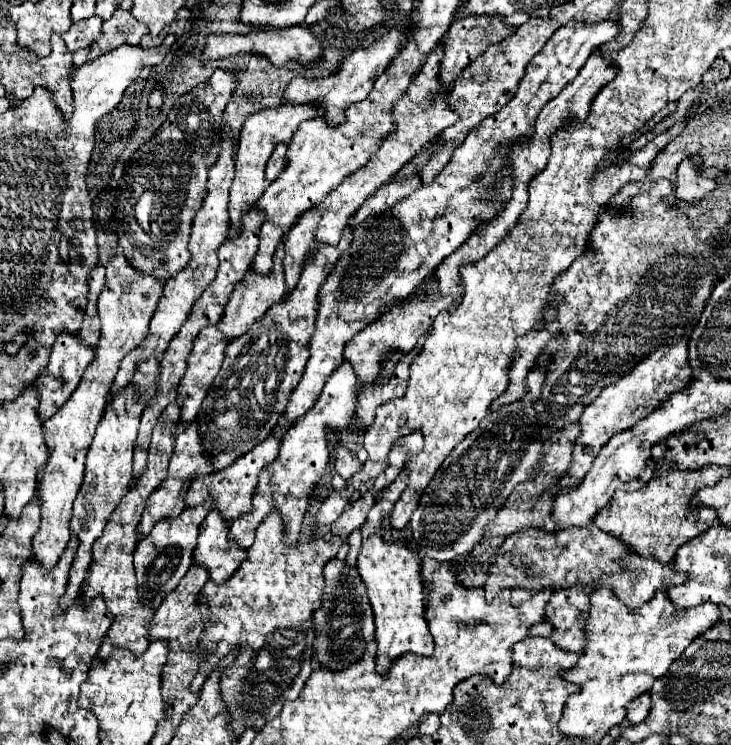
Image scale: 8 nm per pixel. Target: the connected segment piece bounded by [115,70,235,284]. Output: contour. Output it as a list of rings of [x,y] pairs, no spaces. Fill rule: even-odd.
[[[215,70],[205,82],[179,96],[167,120],[135,154],[125,162],[121,190],[115,206],[115,232],[123,256],[141,274],[155,274],[167,282],[189,262],[189,234],[193,218],[207,194],[209,168],[219,156],[219,134],[223,110],[235,90],[233,74]]]

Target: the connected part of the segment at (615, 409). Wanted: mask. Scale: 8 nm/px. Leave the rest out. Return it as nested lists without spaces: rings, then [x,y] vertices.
[[[685,334],[681,338],[681,342],[653,350],[629,374],[625,374],[617,382],[605,386],[601,390],[601,394],[593,402],[587,404],[587,408],[583,410],[583,414],[579,418],[581,434],[575,440],[573,462],[565,470],[563,478],[559,478],[557,486],[559,488],[577,486],[583,480],[585,472],[591,468],[599,450],[605,446],[605,442],[609,442],[611,436],[633,428],[639,420],[643,420],[647,414],[657,410],[673,392],[685,390],[689,386],[689,382],[691,382],[691,366],[689,366],[689,358],[687,358],[687,334]]]

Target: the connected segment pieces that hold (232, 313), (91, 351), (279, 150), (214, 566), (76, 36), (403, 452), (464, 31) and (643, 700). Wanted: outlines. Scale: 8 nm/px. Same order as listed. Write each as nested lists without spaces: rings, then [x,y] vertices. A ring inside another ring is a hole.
[[[281,250],[275,254],[275,266],[273,266],[273,272],[271,274],[265,274],[265,276],[259,276],[259,274],[253,274],[251,270],[245,274],[245,278],[235,286],[235,290],[231,292],[231,298],[229,298],[229,304],[227,304],[227,308],[225,308],[225,314],[223,314],[223,318],[219,320],[219,330],[223,332],[223,334],[227,334],[227,340],[231,342],[231,340],[235,340],[235,338],[239,338],[239,336],[243,336],[247,330],[249,330],[249,326],[253,324],[253,322],[257,322],[273,304],[277,304],[283,296],[285,296],[285,292],[287,292],[287,288],[285,288],[285,276],[283,276],[283,264],[281,264],[281,260],[283,260],[283,254],[281,254]]]
[[[61,334],[57,338],[57,342],[53,344],[53,350],[51,350],[51,356],[49,356],[49,364],[37,380],[37,394],[39,394],[39,408],[37,410],[39,410],[41,422],[49,420],[71,398],[85,368],[91,364],[93,356],[95,356],[95,348],[85,346],[75,334]]]
[[[283,144],[273,150],[273,154],[271,154],[269,162],[267,162],[267,170],[265,170],[265,178],[269,182],[273,182],[279,176],[279,172],[283,170],[283,166],[285,166],[285,152],[287,152],[287,146],[283,146]]]
[[[211,510],[199,528],[199,542],[195,546],[193,564],[205,566],[209,580],[213,580],[215,584],[229,580],[245,558],[243,548],[229,544],[227,532],[229,524],[219,516],[217,510]]]
[[[91,16],[87,20],[75,22],[67,32],[61,34],[61,38],[65,40],[69,52],[77,52],[79,48],[87,48],[101,32],[101,18],[99,16]]]
[[[413,432],[411,436],[405,436],[401,438],[395,448],[393,448],[393,454],[391,454],[391,466],[387,468],[387,472],[383,474],[383,478],[387,482],[393,482],[393,478],[397,478],[397,474],[401,472],[401,466],[403,466],[403,460],[407,454],[415,454],[419,452],[423,446],[423,438],[419,432]]]
[[[477,16],[477,18],[461,18],[457,22],[451,24],[449,32],[447,32],[447,44],[445,44],[445,56],[441,62],[441,74],[439,80],[443,86],[451,86],[455,82],[455,78],[459,76],[459,72],[463,70],[463,66],[467,66],[469,62],[473,62],[479,54],[483,54],[483,50],[487,50],[487,46],[501,42],[503,38],[507,38],[507,34],[513,34],[515,28],[507,26],[503,22],[503,18],[499,16]]]
[[[645,692],[645,694],[641,694],[639,698],[631,700],[625,710],[627,710],[627,720],[629,720],[631,724],[643,722],[643,720],[647,718],[647,714],[649,714],[649,694]]]

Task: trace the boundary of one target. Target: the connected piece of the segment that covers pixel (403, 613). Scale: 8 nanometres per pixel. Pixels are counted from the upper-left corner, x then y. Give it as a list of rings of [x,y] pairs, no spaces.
[[[381,514],[381,518],[371,518],[367,516],[367,522],[363,524],[361,532],[363,532],[363,548],[359,552],[357,558],[357,568],[359,574],[363,578],[363,582],[367,584],[367,596],[371,600],[373,612],[375,612],[375,638],[377,638],[377,670],[379,674],[387,674],[387,670],[391,668],[391,662],[407,652],[419,654],[419,656],[431,656],[433,654],[433,638],[429,634],[425,616],[423,616],[423,586],[421,586],[421,566],[419,566],[419,558],[417,554],[405,544],[405,542],[385,542],[385,538],[381,536],[383,530],[383,518],[385,514]]]

